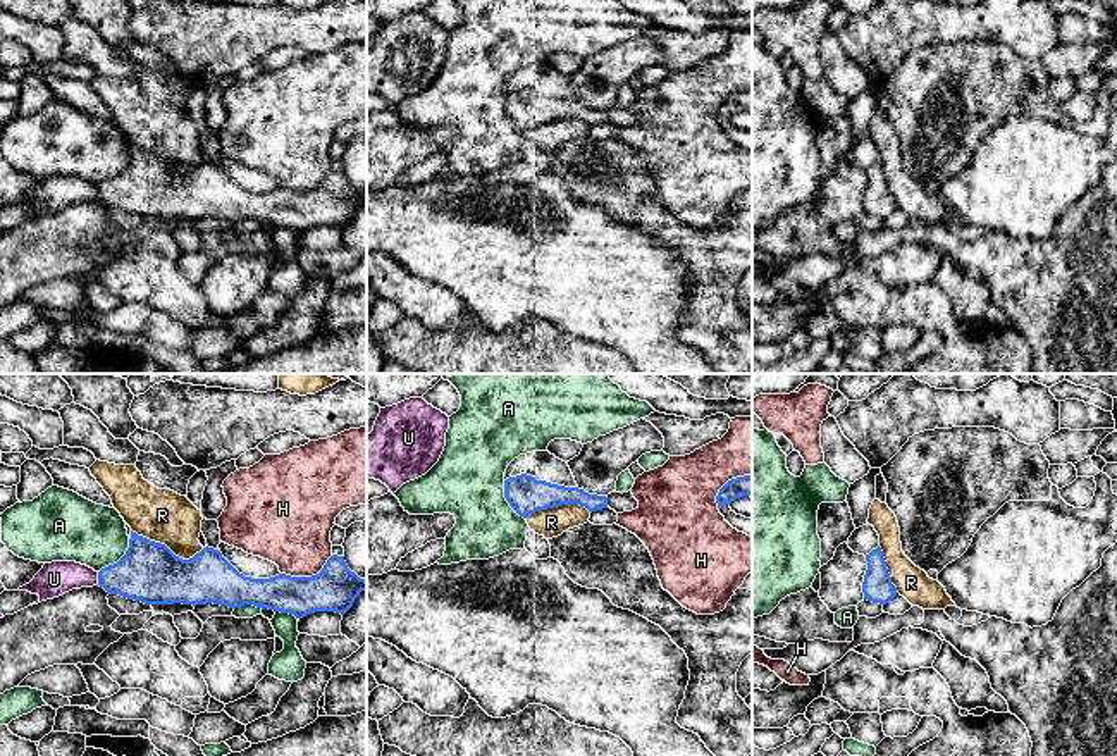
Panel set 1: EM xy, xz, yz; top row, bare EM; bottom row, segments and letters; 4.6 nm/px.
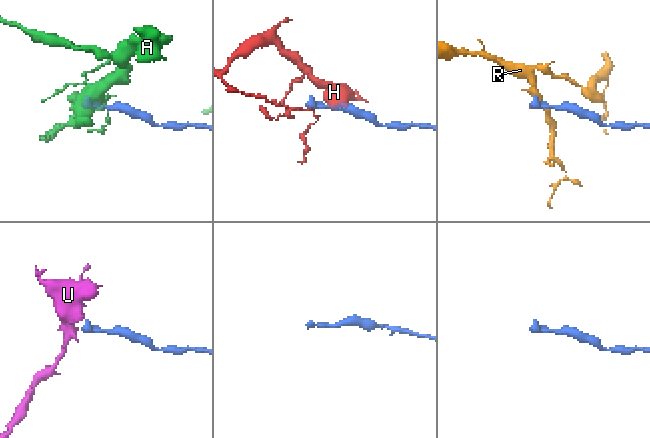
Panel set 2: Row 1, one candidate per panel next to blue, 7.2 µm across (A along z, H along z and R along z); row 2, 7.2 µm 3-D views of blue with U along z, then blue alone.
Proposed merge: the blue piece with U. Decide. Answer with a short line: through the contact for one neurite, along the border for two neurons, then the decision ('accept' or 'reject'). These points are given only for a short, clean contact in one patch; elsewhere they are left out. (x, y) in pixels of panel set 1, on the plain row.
xy (97, 186), (98, 197) | reject

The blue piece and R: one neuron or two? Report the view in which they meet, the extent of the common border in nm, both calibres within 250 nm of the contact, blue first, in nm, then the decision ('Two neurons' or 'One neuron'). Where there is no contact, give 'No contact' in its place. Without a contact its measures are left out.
Touches blue in xy. Shared border 360 nm. Thickness 280 nm (blue) against 260 nm. Two neurons

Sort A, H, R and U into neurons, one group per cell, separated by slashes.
A / H / R / U

